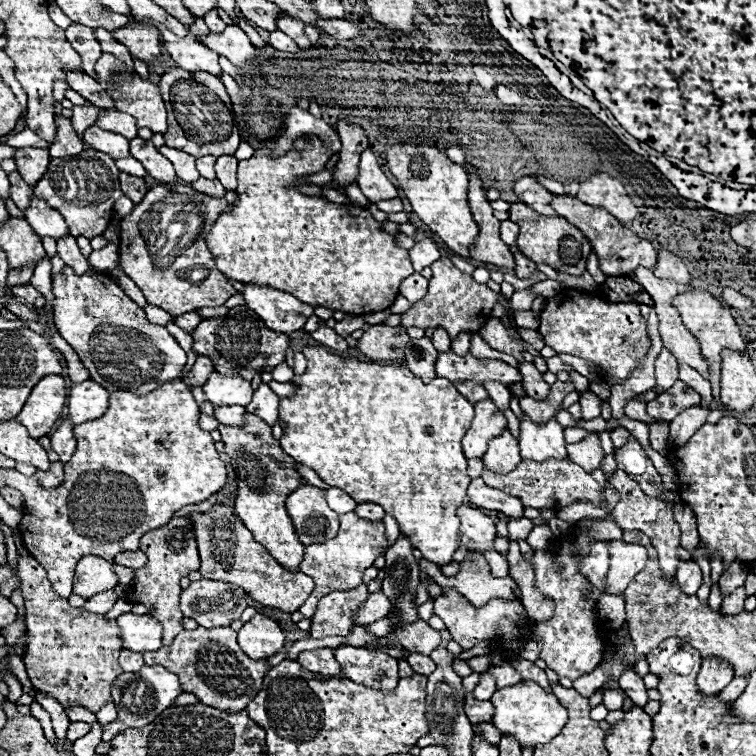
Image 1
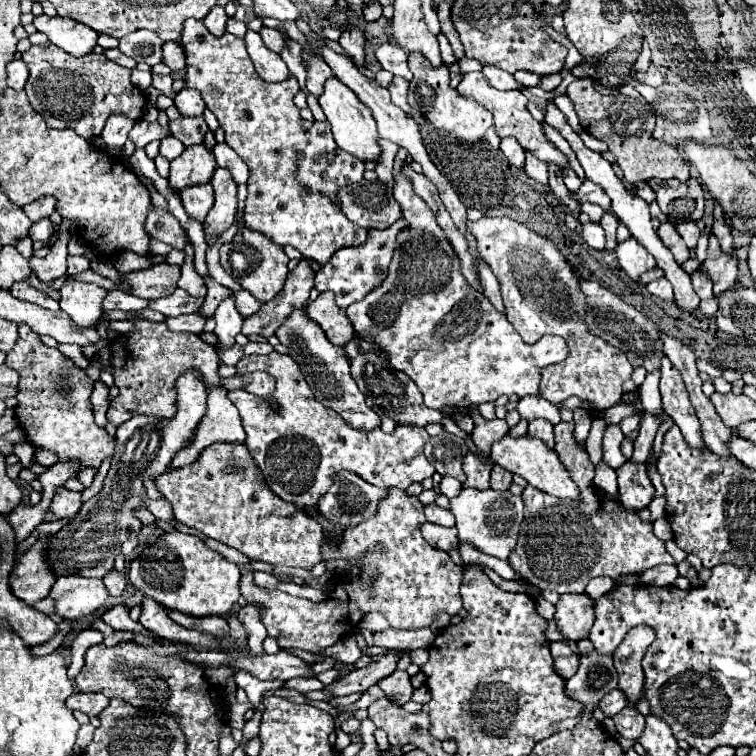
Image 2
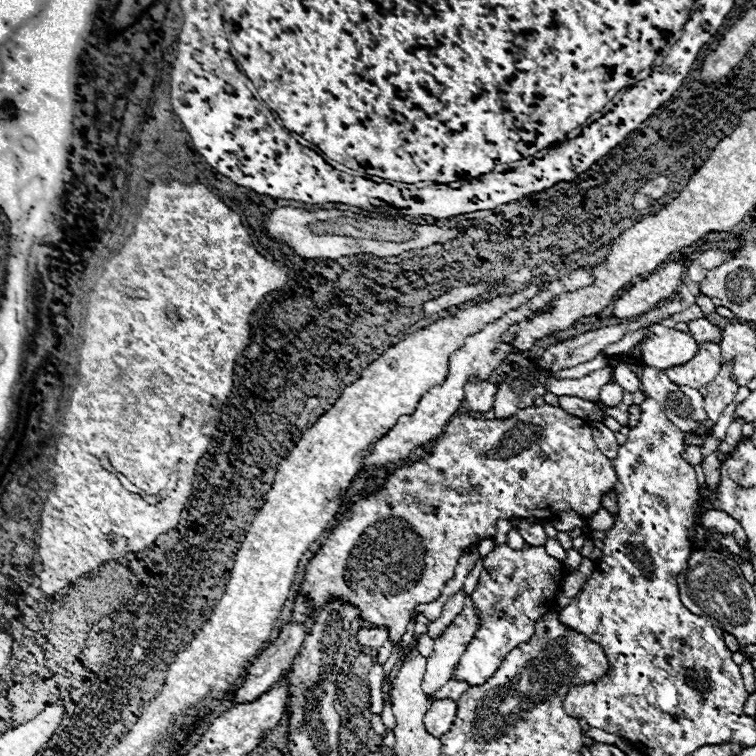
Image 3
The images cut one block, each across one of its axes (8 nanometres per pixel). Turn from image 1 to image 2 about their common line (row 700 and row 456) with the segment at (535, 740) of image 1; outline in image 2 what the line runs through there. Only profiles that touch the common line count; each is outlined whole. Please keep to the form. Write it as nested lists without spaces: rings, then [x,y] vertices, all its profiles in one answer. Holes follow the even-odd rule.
[[[504,434],[504,438],[492,442],[490,458],[496,464],[500,464],[502,468],[510,470],[512,474],[522,476],[528,484],[532,484],[534,488],[538,488],[546,494],[552,494],[552,496],[558,496],[558,498],[580,498],[578,486],[570,480],[570,474],[564,468],[564,464],[560,462],[558,454],[554,450],[550,450],[540,438],[534,438],[534,436],[528,436],[528,434],[524,434],[524,436]]]

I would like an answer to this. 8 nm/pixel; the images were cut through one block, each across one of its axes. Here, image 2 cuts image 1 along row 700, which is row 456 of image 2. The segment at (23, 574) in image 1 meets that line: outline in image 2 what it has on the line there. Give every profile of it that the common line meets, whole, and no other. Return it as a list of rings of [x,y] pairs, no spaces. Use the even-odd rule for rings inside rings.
[[[20,326],[18,330],[18,342],[6,356],[6,366],[20,374],[20,394],[16,396],[18,426],[34,446],[56,452],[60,460],[80,460],[82,468],[92,466],[98,470],[102,460],[114,454],[116,440],[94,424],[90,404],[94,382],[58,348],[44,346],[40,336],[32,334],[28,326]]]

